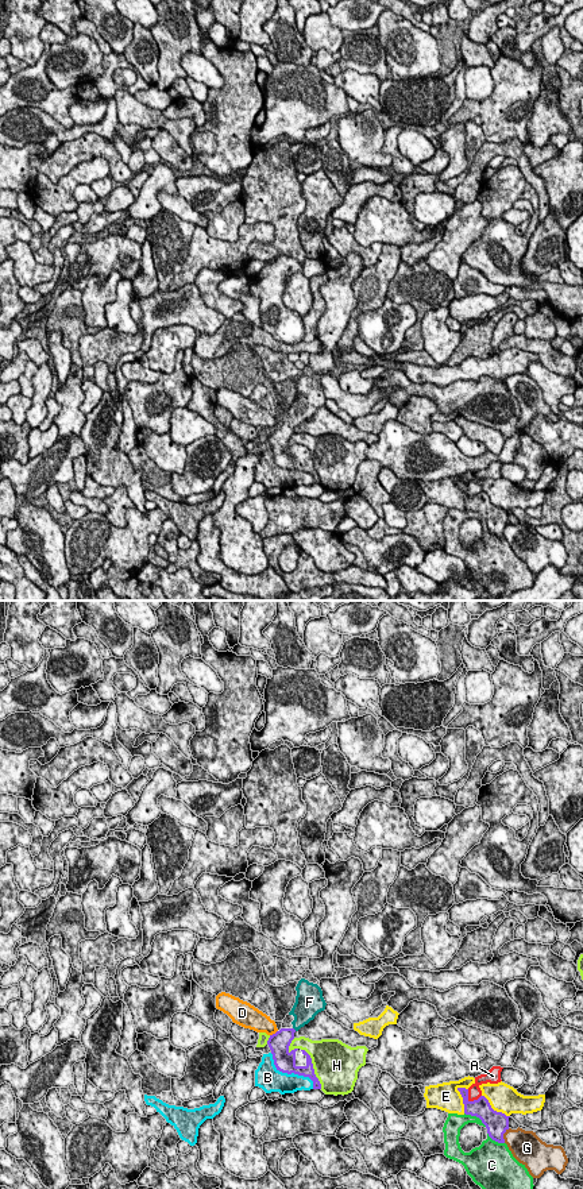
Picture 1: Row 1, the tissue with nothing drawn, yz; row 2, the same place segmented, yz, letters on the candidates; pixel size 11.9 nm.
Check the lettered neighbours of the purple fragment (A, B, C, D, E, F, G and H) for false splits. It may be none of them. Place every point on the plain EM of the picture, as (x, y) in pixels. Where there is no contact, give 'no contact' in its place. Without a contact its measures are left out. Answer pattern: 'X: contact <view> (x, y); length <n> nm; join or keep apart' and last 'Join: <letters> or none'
A: contact yz (470, 497); length 190 nm; keep apart
B: contact yz (290, 468); length 700 nm; keep apart
C: contact yz (475, 510); length 320 nm; keep apart
D: contact yz (273, 429); length 120 nm; keep apart
E: contact yz (463, 495); length 340 nm; keep apart
F: no contact; join
G: contact yz (502, 531); length 190 nm; keep apart
H: contact yz (312, 463); length 550 nm; keep apart
Join: F

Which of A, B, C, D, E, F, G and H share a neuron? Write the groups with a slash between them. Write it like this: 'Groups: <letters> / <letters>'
Groups: A / B / C / D / E / F / G / H

